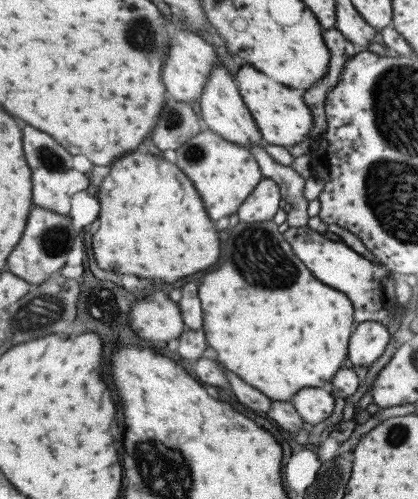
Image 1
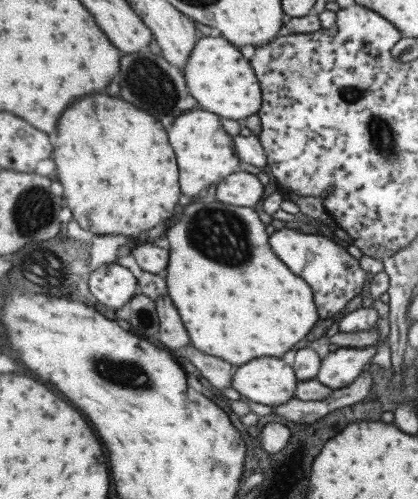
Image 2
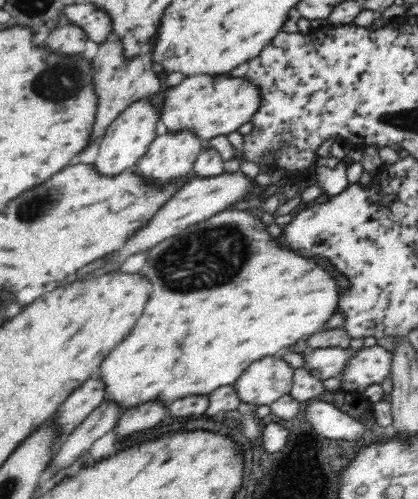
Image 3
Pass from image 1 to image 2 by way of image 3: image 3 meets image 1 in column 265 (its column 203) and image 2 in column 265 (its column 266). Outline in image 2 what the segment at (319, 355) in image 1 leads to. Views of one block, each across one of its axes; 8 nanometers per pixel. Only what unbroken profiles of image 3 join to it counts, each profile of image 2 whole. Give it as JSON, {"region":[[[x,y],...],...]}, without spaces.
{"region":[[[213,201],[189,203],[167,228],[169,254],[164,276],[166,294],[177,308],[192,346],[238,367],[259,357],[280,358],[309,332],[319,319],[309,285],[293,274],[267,246],[264,224],[251,207]]]}

